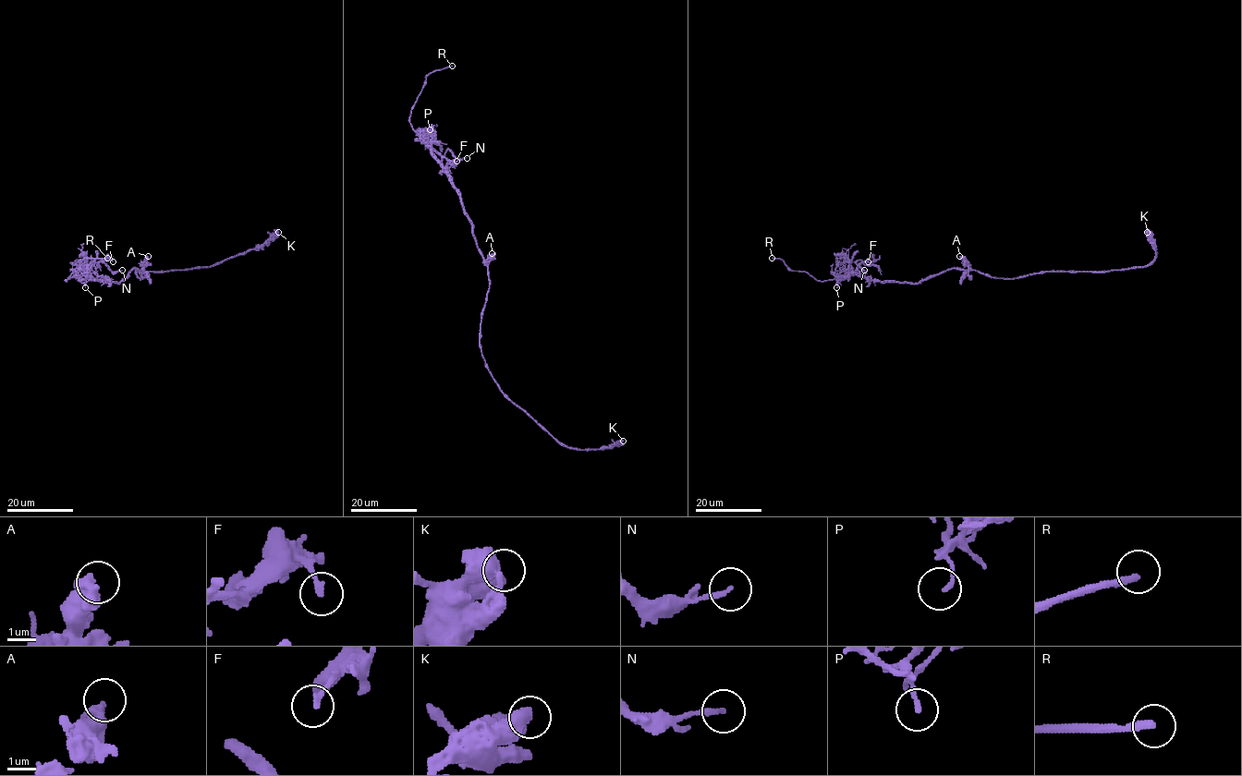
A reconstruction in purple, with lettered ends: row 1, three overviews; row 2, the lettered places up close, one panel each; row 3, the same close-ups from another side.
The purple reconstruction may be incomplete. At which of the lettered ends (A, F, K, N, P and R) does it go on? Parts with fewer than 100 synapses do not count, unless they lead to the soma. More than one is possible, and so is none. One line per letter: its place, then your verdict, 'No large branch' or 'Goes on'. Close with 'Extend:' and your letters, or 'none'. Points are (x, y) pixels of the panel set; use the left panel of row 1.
A: Place: (148, 256). No large branch
F: Place: (113, 261). No large branch
K: Place: (278, 232). No large branch
N: Place: (122, 270). No large branch
P: Place: (85, 287). No large branch
R: Place: (107, 258). Goes on
Extend: R

